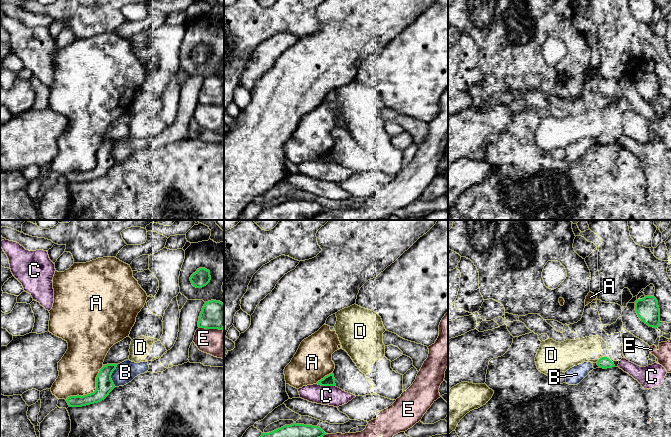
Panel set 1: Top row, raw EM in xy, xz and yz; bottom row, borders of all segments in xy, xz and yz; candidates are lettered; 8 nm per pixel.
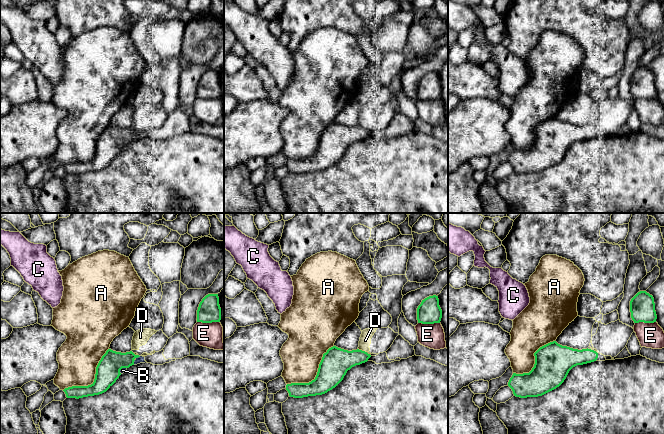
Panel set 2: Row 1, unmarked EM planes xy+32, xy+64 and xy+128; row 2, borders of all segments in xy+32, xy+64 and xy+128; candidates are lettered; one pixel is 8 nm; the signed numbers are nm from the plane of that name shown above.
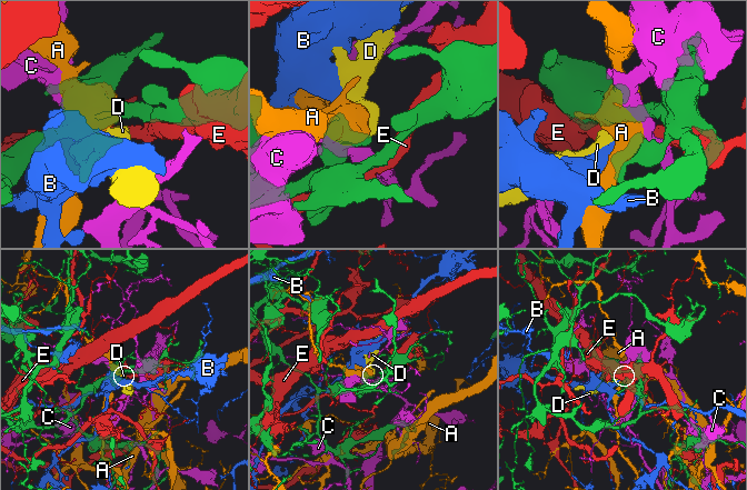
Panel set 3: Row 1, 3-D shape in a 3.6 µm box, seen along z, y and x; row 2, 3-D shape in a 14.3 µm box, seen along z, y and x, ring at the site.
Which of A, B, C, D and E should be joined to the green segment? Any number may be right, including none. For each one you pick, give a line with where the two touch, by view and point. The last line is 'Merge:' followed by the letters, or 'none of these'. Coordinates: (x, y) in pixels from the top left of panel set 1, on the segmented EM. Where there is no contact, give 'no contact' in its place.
Merge: none of these

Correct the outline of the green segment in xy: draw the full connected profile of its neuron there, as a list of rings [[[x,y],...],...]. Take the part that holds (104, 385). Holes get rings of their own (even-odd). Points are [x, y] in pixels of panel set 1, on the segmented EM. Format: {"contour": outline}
{"contour": [[[118,364],[103,365],[96,377],[96,390],[93,393],[83,396],[70,396],[66,399],[70,407],[82,407],[104,400],[115,388],[111,379],[113,371]]]}

